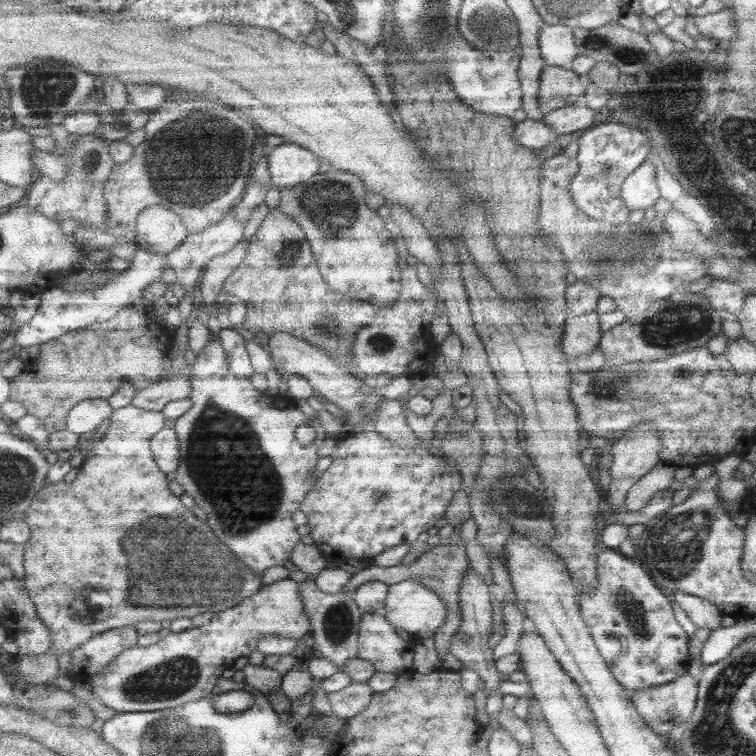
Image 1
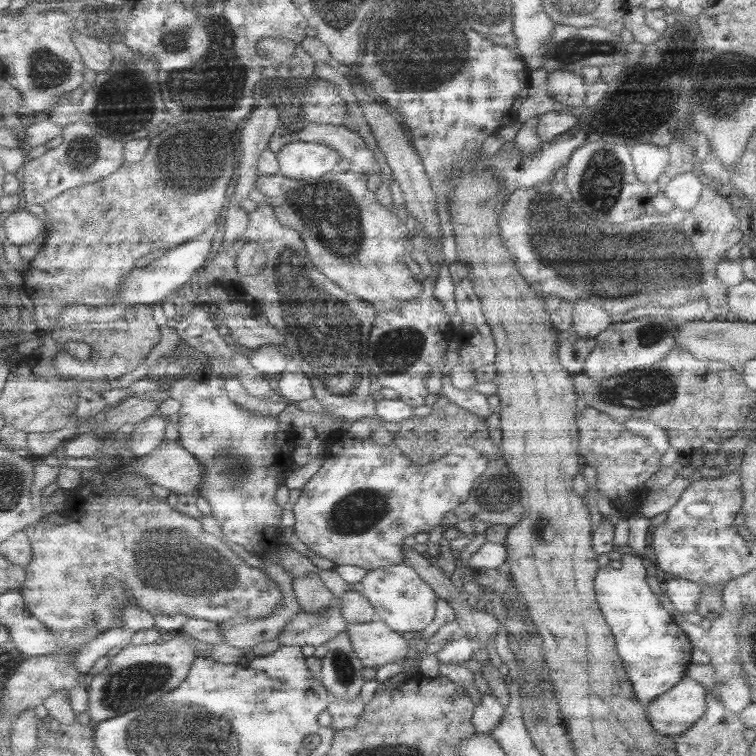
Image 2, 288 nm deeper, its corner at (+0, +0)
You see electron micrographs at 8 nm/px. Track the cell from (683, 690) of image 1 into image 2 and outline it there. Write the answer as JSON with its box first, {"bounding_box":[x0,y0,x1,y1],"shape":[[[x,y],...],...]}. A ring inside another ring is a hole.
{"bounding_box":[647,676,707,736],"shape":[[[687,676],[679,686],[675,686],[675,690],[657,698],[647,710],[651,724],[663,736],[683,736],[707,716],[707,688]]]}

